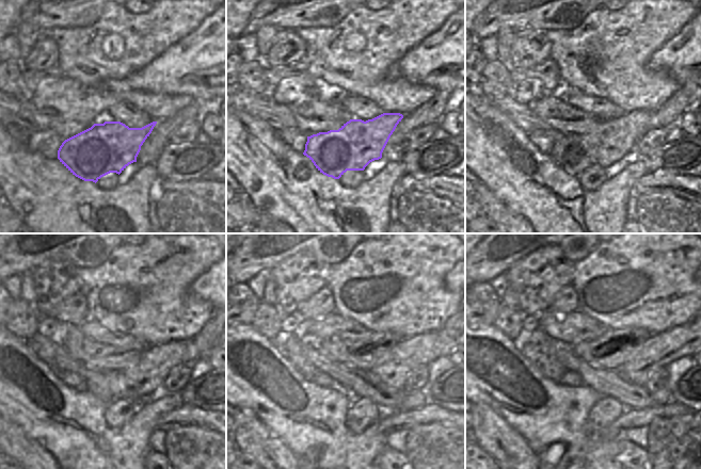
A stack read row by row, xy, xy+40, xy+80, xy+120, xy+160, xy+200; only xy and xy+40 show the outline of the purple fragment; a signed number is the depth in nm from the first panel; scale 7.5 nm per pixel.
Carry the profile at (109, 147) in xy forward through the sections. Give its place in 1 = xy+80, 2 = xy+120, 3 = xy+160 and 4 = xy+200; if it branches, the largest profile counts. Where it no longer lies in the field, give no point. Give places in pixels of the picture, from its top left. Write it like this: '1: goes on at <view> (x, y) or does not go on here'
1: goes on at xy+80 (609, 141)
2: goes on at xy+120 (144, 379)
3: goes on at xy+160 (418, 350)
4: goes on at xy+200 (659, 350)

